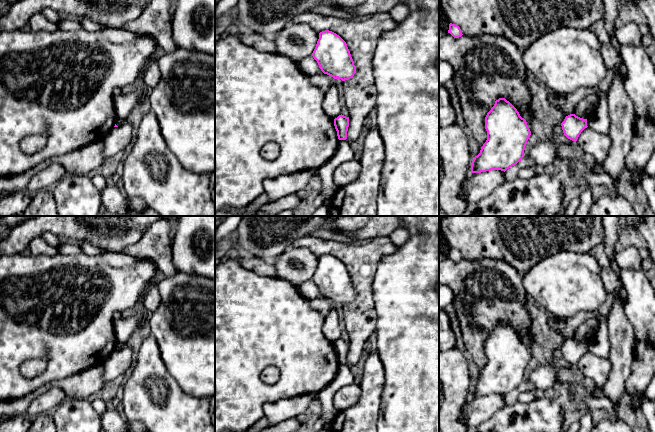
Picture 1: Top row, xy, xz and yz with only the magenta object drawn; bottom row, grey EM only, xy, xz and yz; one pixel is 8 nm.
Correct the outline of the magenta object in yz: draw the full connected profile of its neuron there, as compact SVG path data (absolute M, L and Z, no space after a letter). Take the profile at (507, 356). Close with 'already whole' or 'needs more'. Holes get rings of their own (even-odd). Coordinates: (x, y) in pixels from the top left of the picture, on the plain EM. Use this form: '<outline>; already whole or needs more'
M499 322L485 341L487 364L471 387L471 397L506 395L524 381L531 355L517 333Z; already whole

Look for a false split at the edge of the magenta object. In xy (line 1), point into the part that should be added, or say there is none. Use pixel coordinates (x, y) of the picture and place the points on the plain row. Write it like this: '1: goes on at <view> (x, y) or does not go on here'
1: does not go on here

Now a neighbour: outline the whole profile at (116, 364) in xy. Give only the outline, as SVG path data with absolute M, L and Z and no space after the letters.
M125 344L120 350L113 351L103 362L104 384L107 384L115 380L117 377L124 375L132 364L135 354L134 350L132 350L127 344Z

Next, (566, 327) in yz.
M597 311L579 312L573 317L557 317L554 316L549 320L549 326L556 333L560 334L564 339L574 338L577 328L586 320L594 318L600 322L604 315Z

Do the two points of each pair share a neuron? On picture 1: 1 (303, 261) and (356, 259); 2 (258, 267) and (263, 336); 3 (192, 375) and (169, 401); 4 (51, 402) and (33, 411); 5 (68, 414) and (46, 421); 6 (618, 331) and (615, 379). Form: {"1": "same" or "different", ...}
{"1": "different", "2": "different", "3": "different", "4": "same", "5": "different", "6": "same"}

